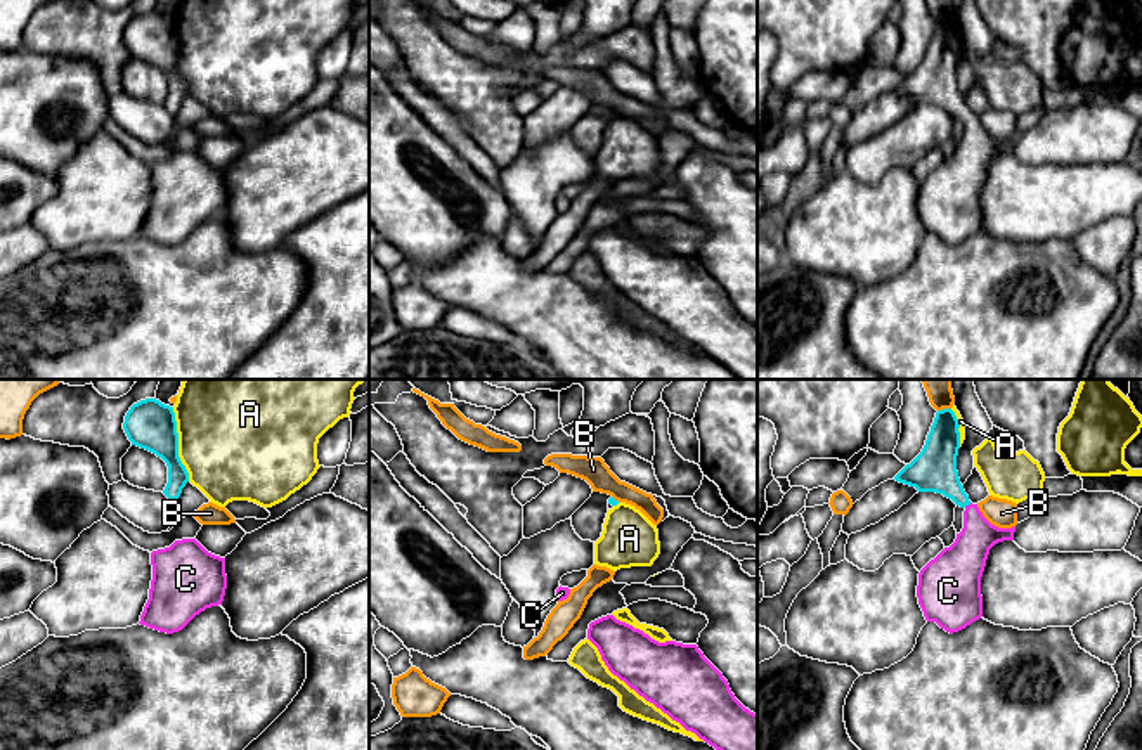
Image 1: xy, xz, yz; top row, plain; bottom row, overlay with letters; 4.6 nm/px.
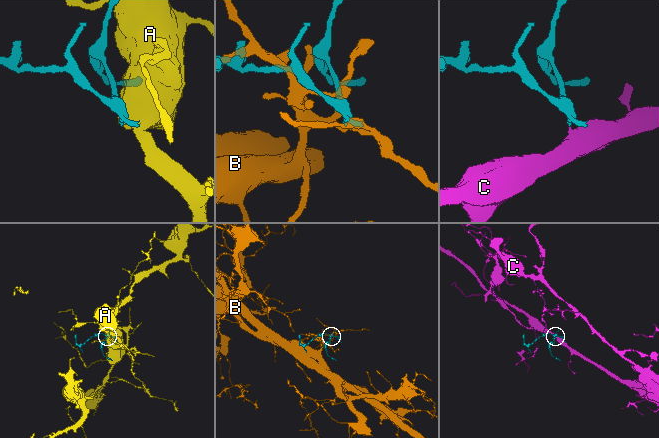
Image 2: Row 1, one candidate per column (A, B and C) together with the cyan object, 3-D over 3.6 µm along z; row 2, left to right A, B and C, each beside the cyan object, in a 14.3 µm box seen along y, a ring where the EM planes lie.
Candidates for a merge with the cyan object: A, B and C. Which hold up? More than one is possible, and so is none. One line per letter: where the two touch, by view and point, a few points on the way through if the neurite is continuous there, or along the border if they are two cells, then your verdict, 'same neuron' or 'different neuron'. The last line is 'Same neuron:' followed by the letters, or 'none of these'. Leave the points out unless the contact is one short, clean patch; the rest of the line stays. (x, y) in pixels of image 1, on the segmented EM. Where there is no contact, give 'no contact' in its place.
A: meets cyan in xy at (177, 444); different neuron
B: meets cyan in yz at (943, 409); different neuron
C: meets cyan in yz at (967, 504); runs through yz (934, 470), (967, 504), (971, 549), (966, 558); same neuron
Same neuron: C

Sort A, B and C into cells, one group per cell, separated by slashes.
A / B / C

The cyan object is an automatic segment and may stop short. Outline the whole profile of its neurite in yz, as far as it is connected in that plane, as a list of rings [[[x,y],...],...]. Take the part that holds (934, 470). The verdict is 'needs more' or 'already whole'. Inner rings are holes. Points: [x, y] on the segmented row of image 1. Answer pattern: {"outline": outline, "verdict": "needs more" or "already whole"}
{"outline": [[[951,409],[938,411],[922,452],[894,476],[896,482],[915,487],[918,492],[943,494],[965,509],[962,532],[957,533],[950,547],[944,547],[920,570],[917,585],[917,598],[925,620],[936,622],[950,634],[965,629],[983,617],[981,577],[990,549],[998,542],[1014,540],[1015,532],[1015,527],[998,528],[991,525],[977,504],[969,501],[957,471],[958,428],[958,419]]], "verdict": "needs more"}

